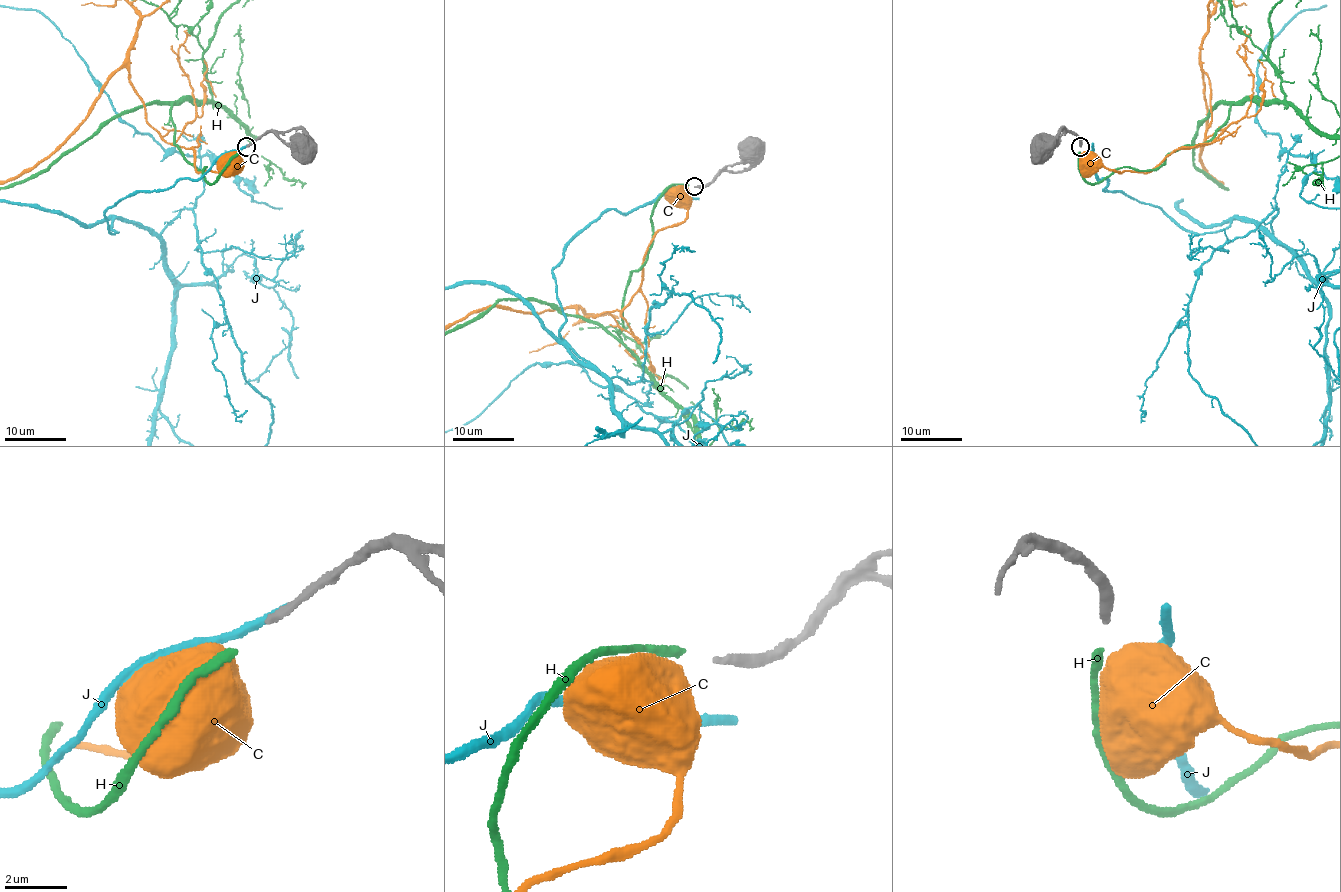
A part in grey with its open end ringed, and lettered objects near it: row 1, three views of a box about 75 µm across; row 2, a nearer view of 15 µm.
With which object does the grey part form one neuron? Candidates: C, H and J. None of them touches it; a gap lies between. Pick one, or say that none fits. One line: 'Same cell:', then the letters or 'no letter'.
Same cell: H

